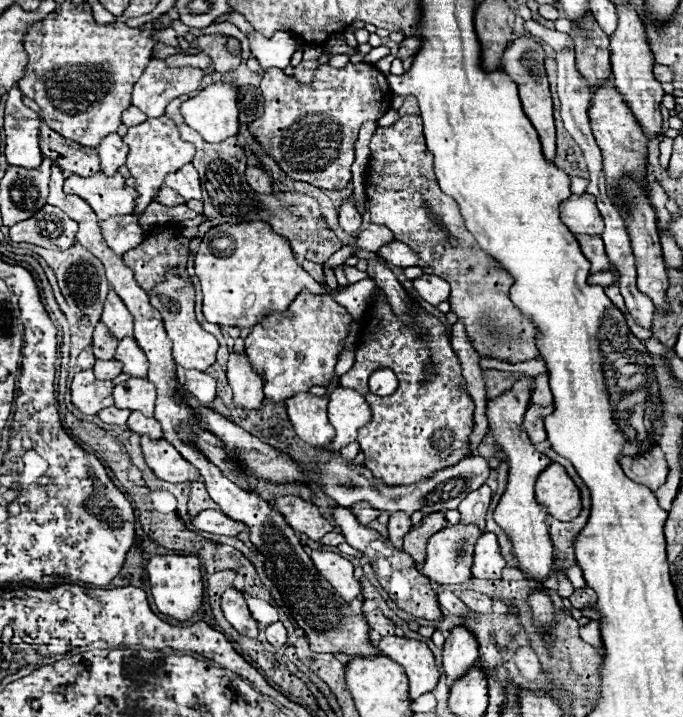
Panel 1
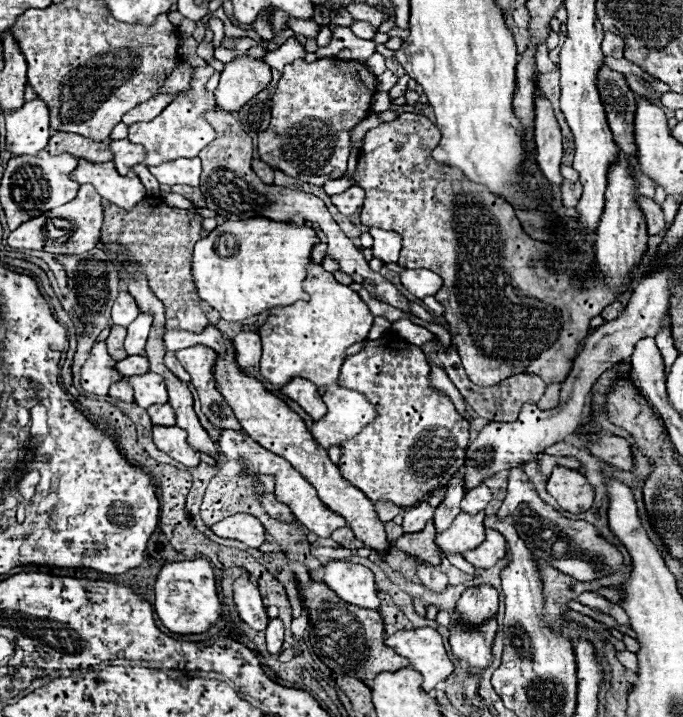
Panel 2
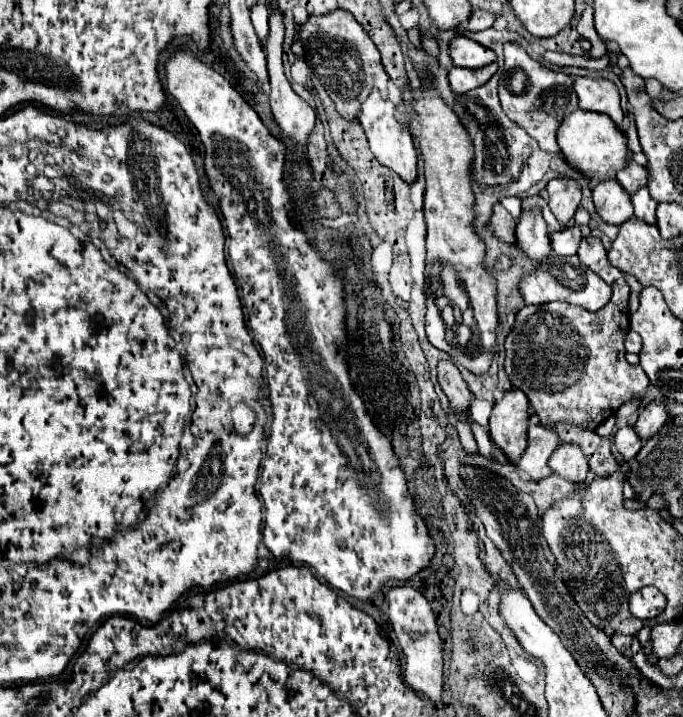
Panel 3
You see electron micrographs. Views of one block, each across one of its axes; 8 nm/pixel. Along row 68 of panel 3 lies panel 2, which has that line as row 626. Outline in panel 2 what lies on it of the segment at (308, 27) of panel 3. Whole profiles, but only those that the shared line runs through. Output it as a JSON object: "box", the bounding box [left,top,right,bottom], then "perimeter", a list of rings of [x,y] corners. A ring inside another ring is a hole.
{"box":[298,582,410,682],"perimeter":[[[310,582],[308,586],[298,584],[300,598],[308,604],[310,614],[310,642],[318,658],[336,674],[358,676],[362,682],[374,680],[378,672],[396,672],[398,668],[408,668],[410,662],[398,656],[392,648],[384,644],[384,622],[378,610],[364,610],[342,602],[326,584]]]}

